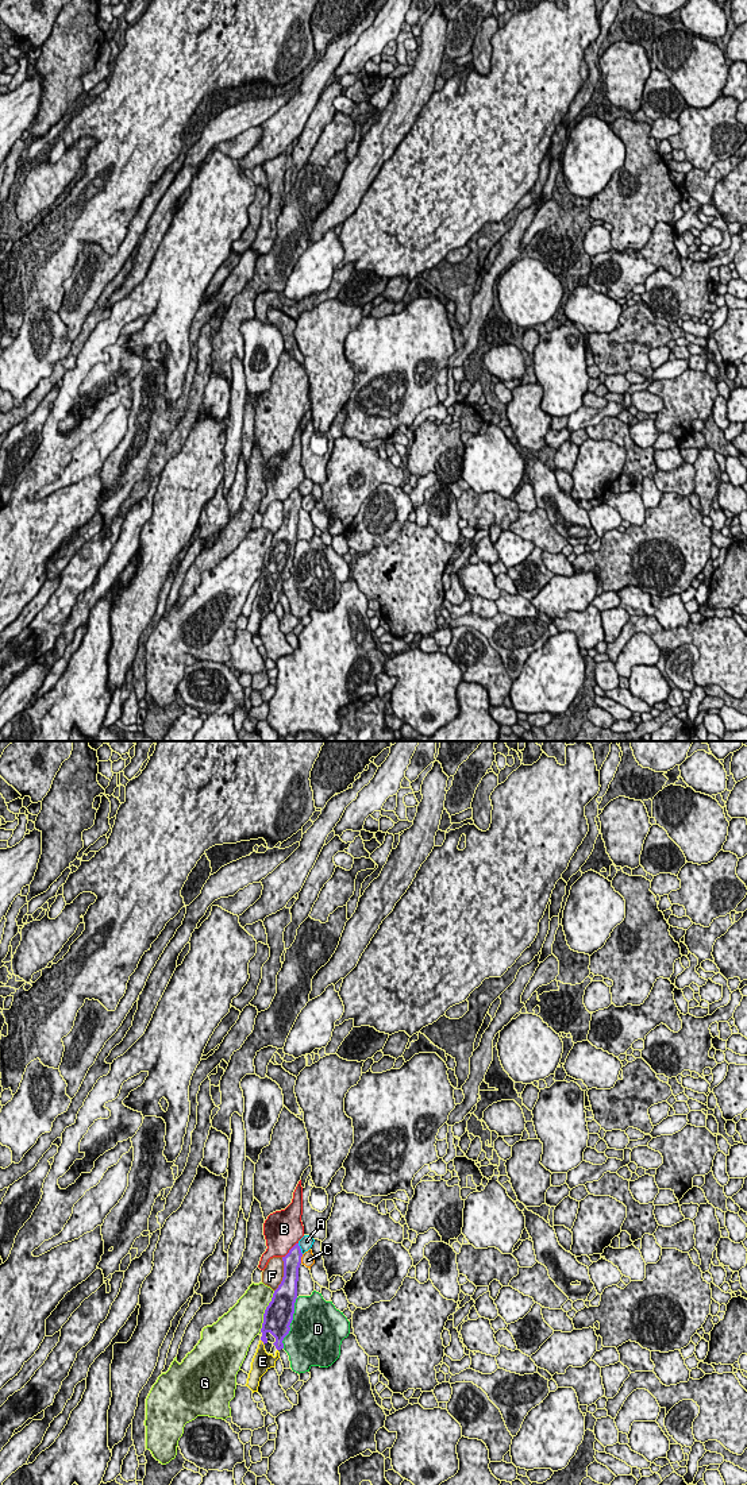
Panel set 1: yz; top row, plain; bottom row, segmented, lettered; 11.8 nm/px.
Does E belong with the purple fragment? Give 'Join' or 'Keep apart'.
Join

